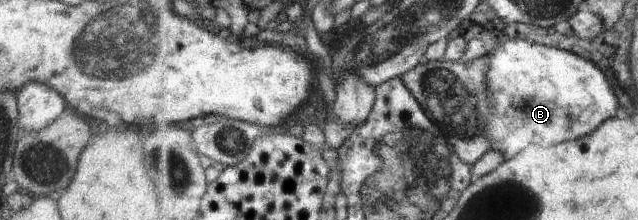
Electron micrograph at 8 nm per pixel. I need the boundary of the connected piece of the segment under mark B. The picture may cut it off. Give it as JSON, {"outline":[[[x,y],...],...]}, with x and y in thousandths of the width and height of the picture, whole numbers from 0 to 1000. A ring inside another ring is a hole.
{"outline":[[[810,177],[810,186],[795,186],[788,195],[785,214],[779,218],[776,241],[768,241],[766,259],[766,441],[773,450],[770,459],[770,532],[766,532],[766,632],[773,650],[776,682],[785,686],[793,709],[793,723],[801,723],[807,709],[813,709],[817,691],[821,691],[832,655],[865,664],[870,655],[886,650],[886,641],[895,641],[900,632],[911,632],[911,623],[920,623],[926,605],[933,605],[936,586],[942,577],[953,541],[969,532],[970,495],[973,495],[973,459],[967,441],[967,423],[961,414],[951,341],[945,332],[945,314],[939,305],[931,277],[917,268],[908,245],[889,232],[887,223],[861,214],[848,195],[832,195],[832,186],[823,186],[821,177]]]}

